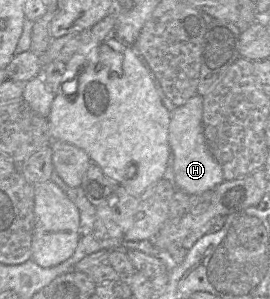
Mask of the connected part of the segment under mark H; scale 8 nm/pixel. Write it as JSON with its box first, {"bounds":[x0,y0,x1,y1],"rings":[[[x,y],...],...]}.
{"bounds":[169,95,224,195],"rings":[[[195,95],[171,112],[169,125],[170,154],[178,189],[188,195],[214,190],[224,181],[223,171],[206,143],[203,131],[203,97]]]}

